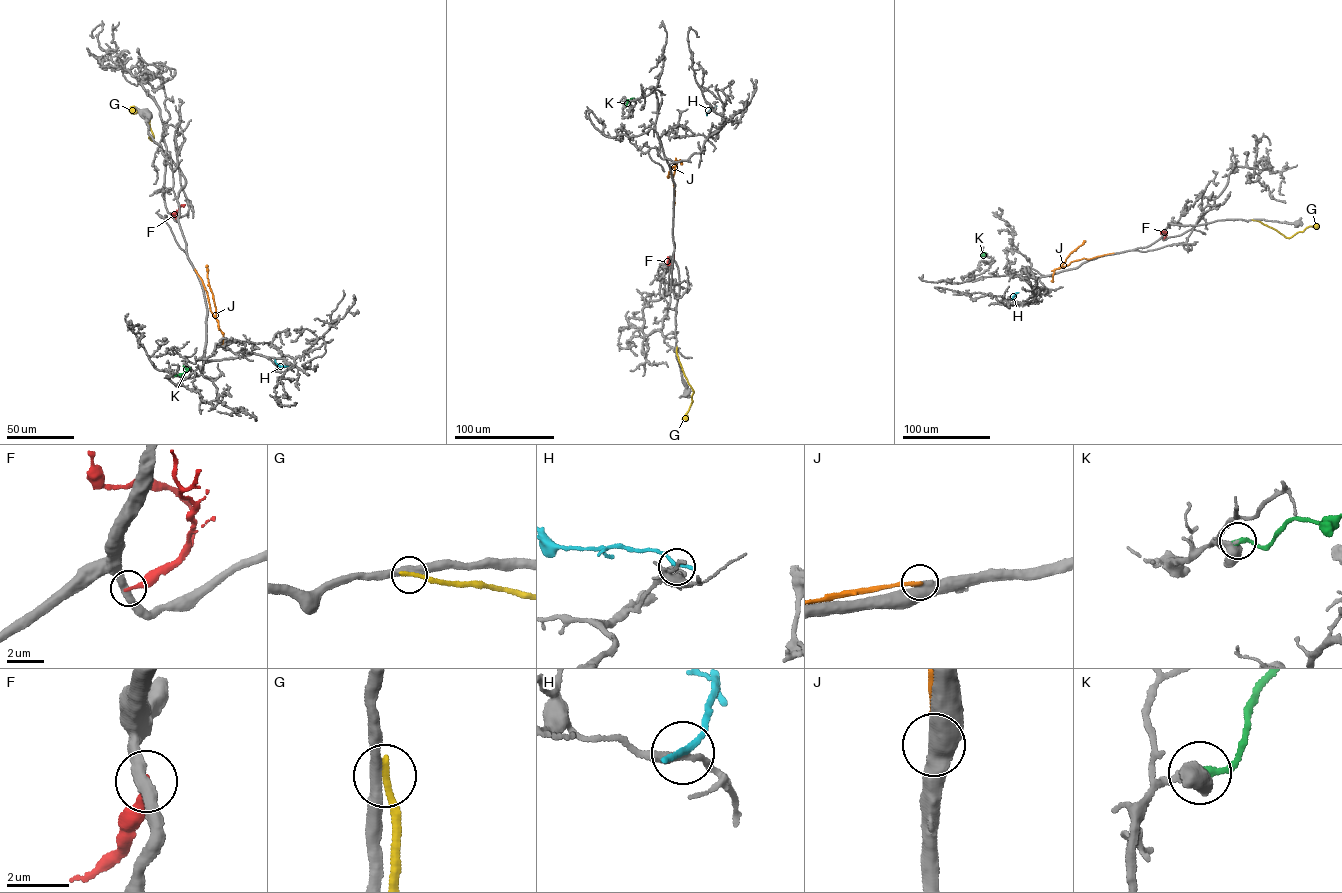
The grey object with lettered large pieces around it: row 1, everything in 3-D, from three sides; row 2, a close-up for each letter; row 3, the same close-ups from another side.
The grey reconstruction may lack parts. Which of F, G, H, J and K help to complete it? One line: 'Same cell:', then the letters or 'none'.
Same cell: K

